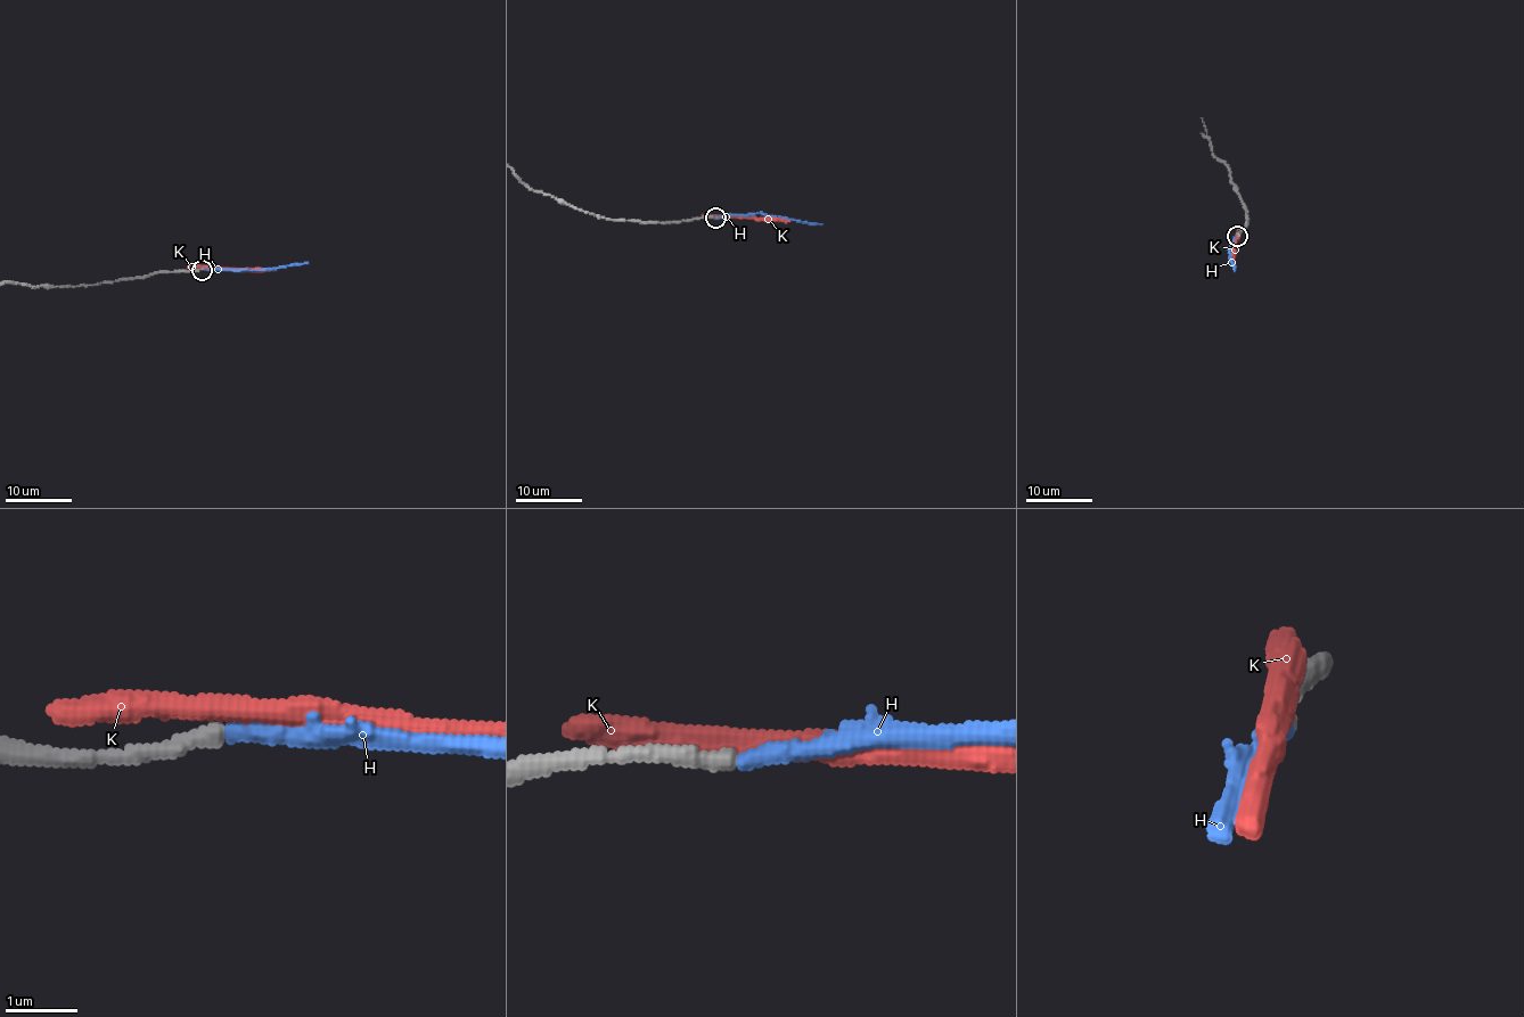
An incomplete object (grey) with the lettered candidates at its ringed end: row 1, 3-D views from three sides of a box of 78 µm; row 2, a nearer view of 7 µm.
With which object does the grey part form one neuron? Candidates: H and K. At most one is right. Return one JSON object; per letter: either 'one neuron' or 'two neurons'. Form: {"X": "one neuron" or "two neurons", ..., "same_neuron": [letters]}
{"H": "one neuron", "K": "two neurons", "same_neuron": ["H"]}

